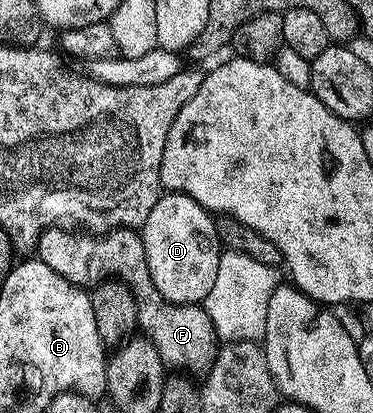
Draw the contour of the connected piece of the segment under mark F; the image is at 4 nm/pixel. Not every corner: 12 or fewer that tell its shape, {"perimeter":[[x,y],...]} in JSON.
{"perimeter":[[49,226],[37,261],[86,288],[117,278],[167,367],[202,372],[220,339],[205,309],[156,292],[137,229]]}

